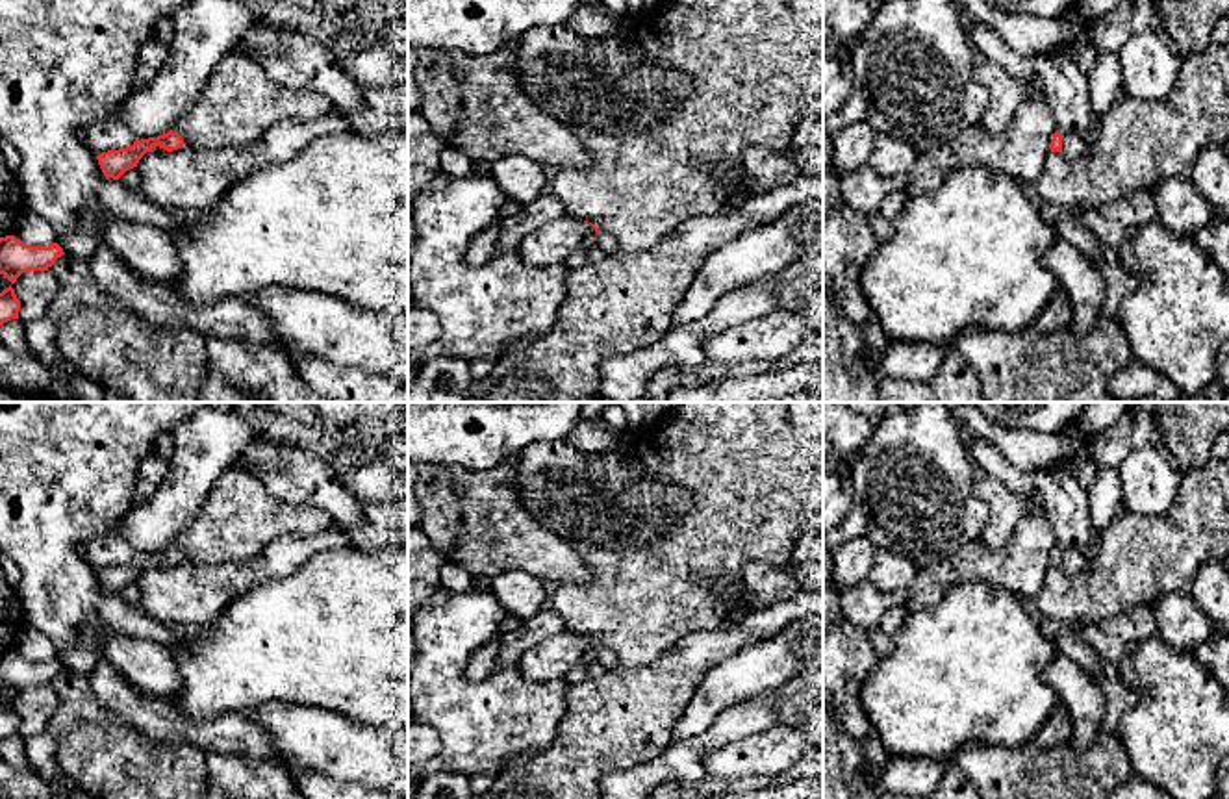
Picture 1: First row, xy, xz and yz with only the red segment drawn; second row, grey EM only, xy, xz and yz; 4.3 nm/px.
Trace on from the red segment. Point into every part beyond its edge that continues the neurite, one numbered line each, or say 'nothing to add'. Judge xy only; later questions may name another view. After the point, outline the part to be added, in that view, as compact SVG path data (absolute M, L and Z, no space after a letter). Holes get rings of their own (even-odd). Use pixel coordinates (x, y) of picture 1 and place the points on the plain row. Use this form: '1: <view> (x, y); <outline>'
nothing to add

